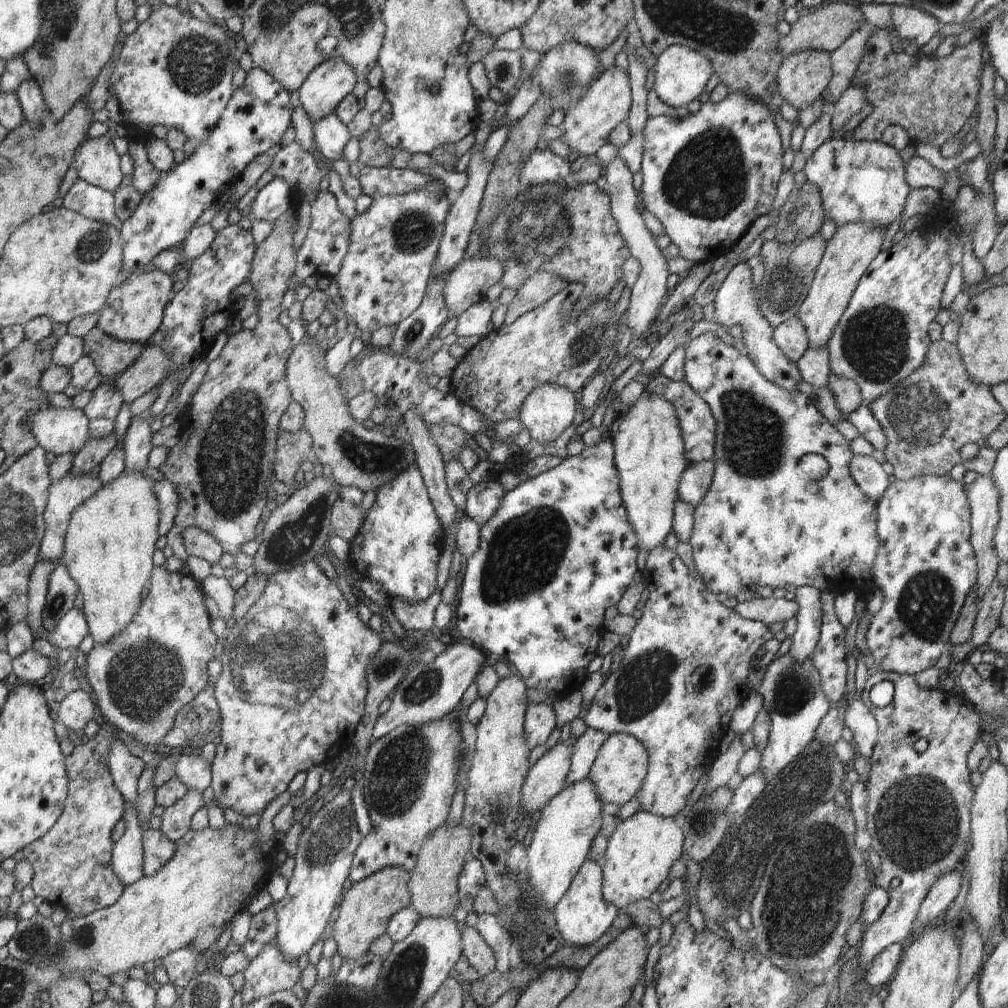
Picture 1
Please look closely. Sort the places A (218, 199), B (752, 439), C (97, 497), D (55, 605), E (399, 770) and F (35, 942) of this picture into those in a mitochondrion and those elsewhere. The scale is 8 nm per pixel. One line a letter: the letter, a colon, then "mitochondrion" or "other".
A: other
B: mitochondrion
C: other
D: mitochondrion
E: mitochondrion
F: mitochondrion

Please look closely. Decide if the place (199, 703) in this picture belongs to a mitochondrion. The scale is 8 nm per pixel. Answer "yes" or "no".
yes

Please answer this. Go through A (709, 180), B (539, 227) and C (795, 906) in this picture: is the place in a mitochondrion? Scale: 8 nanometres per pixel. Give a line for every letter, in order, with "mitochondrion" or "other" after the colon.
A: mitochondrion
B: mitochondrion
C: mitochondrion

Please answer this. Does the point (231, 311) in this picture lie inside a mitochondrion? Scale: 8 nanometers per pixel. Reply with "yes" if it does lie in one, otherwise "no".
no

